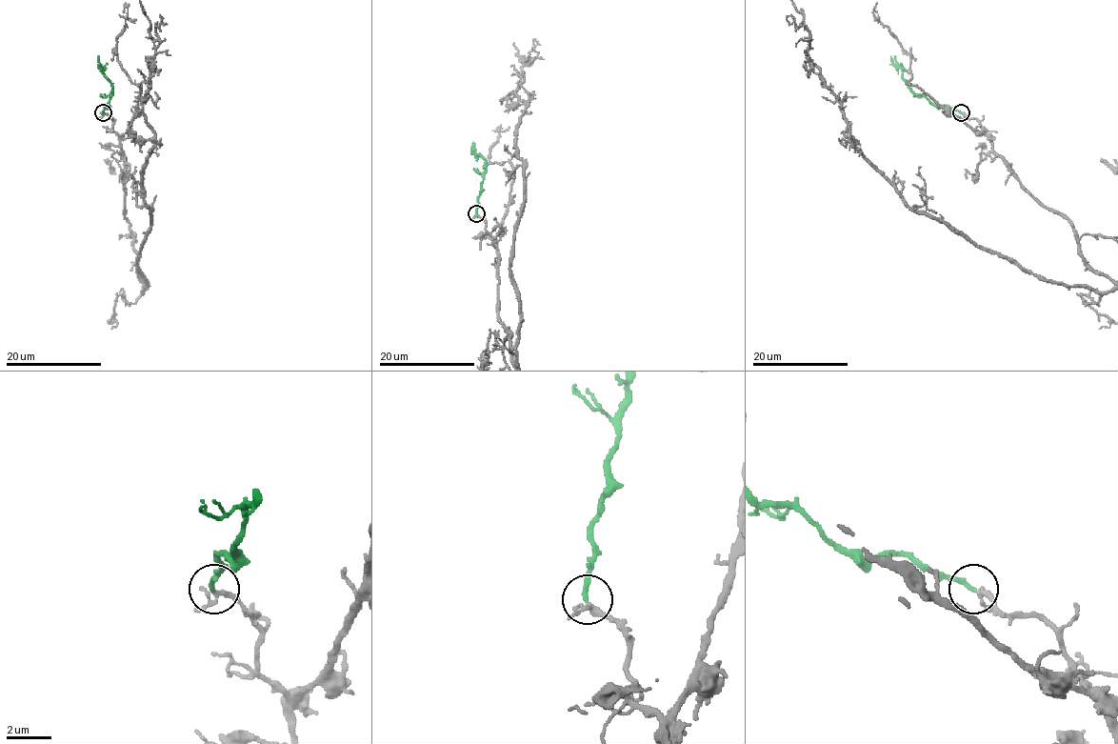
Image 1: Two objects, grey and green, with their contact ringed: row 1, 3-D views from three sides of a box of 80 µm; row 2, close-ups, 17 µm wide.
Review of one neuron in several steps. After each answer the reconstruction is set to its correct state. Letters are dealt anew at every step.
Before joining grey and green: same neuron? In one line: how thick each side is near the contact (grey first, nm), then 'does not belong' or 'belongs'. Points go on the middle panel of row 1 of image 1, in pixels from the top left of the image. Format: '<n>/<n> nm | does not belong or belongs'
200/200 nm | belongs

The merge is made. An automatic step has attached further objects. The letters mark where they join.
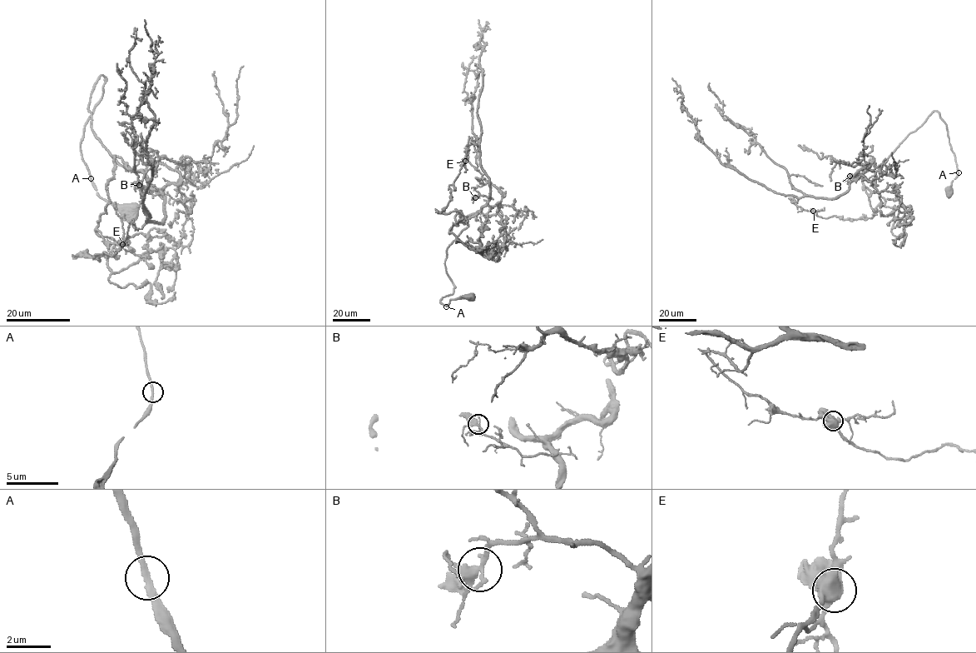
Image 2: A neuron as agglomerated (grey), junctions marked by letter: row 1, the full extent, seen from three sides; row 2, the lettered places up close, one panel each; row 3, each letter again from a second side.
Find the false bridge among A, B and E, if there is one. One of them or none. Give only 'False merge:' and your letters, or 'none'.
False merge: none

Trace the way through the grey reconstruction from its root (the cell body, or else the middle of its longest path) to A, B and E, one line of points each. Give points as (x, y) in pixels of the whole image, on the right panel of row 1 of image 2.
A: (948, 190), (958, 172)
B: (948, 190), (958, 174), (957, 164), (946, 125), (936, 111), (878, 166), (872, 164), (848, 181), (849, 176)
E: (948, 190), (957, 164), (946, 125), (933, 111), (843, 193), (790, 199), (813, 211)

